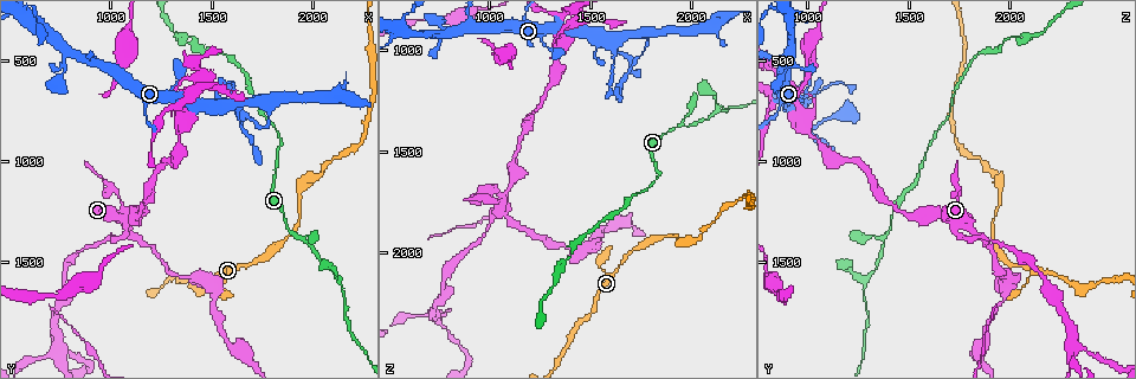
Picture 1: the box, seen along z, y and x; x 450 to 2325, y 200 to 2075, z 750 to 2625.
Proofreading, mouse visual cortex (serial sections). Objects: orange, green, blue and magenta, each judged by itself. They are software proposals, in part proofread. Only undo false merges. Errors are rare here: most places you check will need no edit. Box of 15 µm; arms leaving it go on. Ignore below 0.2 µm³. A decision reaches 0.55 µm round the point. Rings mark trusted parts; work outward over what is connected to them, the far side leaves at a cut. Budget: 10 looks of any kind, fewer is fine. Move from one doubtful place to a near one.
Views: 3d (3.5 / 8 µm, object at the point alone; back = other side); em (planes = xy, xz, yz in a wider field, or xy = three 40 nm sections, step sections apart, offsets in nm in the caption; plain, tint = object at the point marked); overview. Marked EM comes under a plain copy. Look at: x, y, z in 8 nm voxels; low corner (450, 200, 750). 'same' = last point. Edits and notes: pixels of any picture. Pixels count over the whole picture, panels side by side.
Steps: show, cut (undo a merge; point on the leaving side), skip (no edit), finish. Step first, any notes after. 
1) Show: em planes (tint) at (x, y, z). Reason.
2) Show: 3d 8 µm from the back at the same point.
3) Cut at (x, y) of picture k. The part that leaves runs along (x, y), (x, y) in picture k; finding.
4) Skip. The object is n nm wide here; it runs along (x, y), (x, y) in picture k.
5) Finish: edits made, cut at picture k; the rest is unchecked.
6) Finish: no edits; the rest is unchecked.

Show: 3d 3.5 µm from the back at (1970, 1400, 1380). Thin neck.

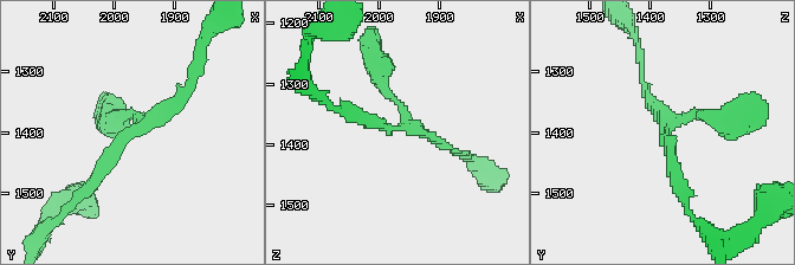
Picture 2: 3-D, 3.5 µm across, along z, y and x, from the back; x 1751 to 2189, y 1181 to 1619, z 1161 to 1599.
Show: em planes (tint) at (1975, 1410, 1375).

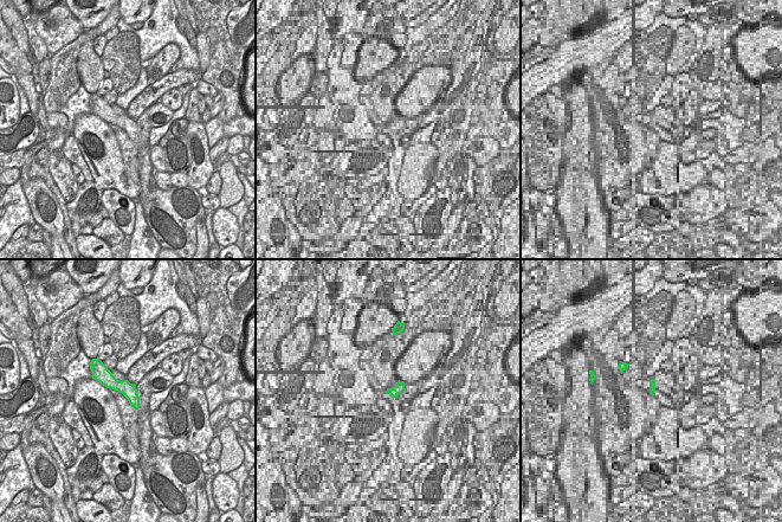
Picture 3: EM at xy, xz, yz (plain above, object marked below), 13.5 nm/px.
Show: em xy step 5 (tint) at the same point. Another direction.

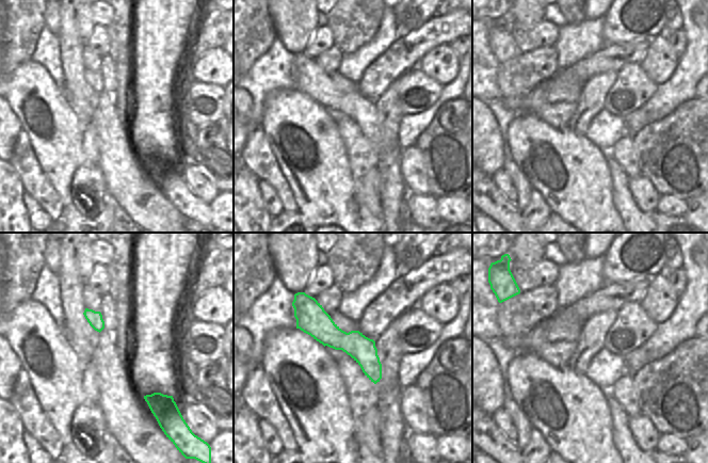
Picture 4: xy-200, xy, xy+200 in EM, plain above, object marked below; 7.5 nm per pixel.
Skip. It runs along (306, 300), (376, 379) in picture 4; all the same cell.

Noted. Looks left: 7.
Show: 3d 3.5 µm at (1760, 1470, 1960). Sudden change in width.

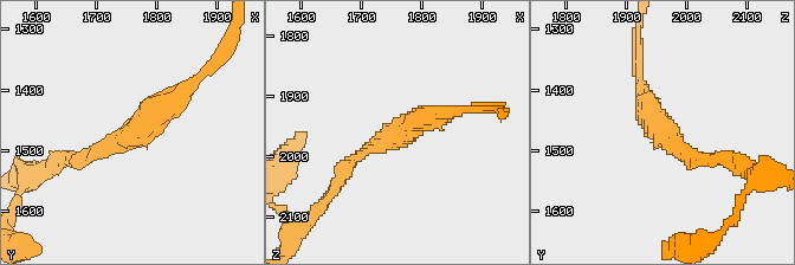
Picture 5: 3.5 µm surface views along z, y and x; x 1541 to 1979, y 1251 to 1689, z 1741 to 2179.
Show: em xy step 1 (tint) at (1755, 1475, 1965). Need the tissue.

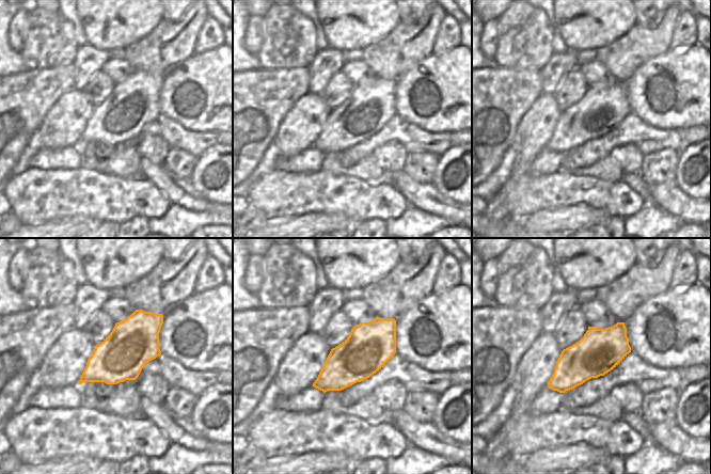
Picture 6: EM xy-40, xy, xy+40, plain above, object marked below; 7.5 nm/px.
Show: em planes (tint) at the same point.

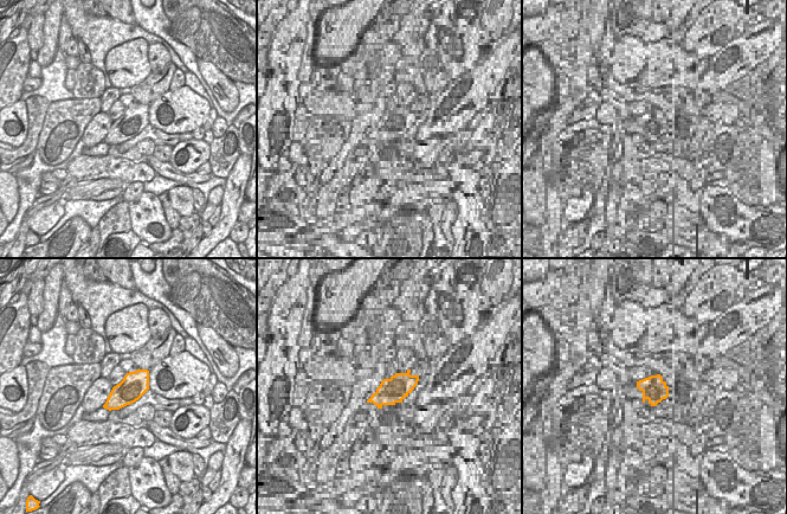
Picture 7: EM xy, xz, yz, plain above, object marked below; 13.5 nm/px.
Skip. The object is 360 nm wide here; it runs along (71, 161), (136, 131), (187, 88) in picture 5; continuous, no second cell.

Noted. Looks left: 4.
Show: 3d 3.5 µm at (1060, 1280, 1700). Abrupt turn.

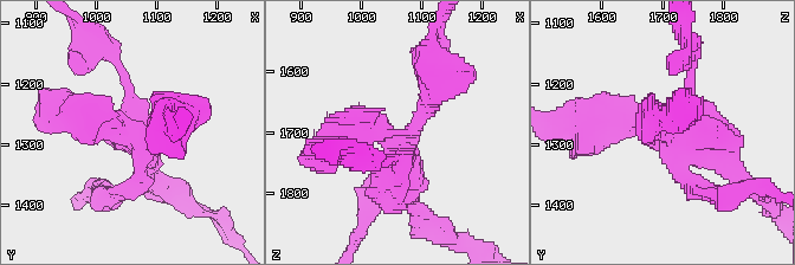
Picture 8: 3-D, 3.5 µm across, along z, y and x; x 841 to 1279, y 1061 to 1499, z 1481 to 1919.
Show: em xy step 3 (tint) at (1065, 1290, 1710). Need the tissue.

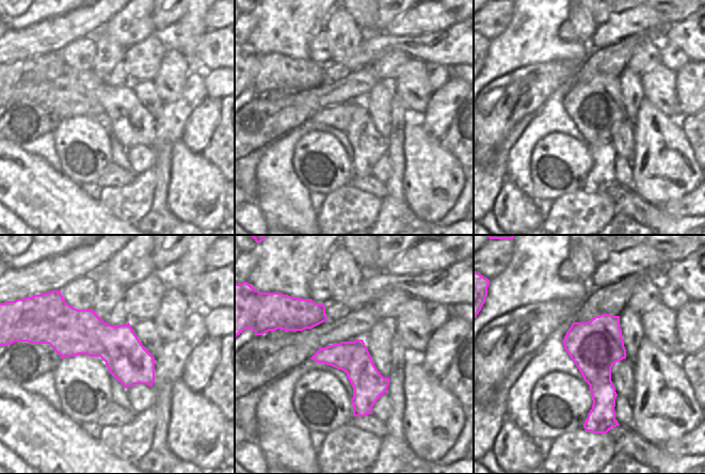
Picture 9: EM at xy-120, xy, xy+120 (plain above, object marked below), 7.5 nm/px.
Skip. The object is 240 nm wide here; it runs along (331, 136), (400, 136), (433, 73) in picture 8; continuous, no second cell.

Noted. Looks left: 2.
Show: 3d 3.5 µm at (1730, 700, 930). Thin arm on a thick one.

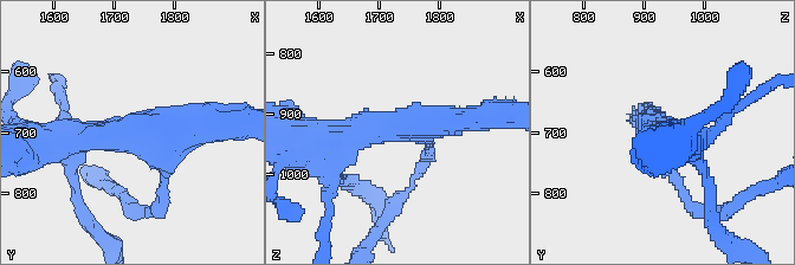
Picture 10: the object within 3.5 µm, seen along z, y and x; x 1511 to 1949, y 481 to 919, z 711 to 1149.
Show: em xy step 5 (tint) at (1735, 690, 920). Need the tissue.

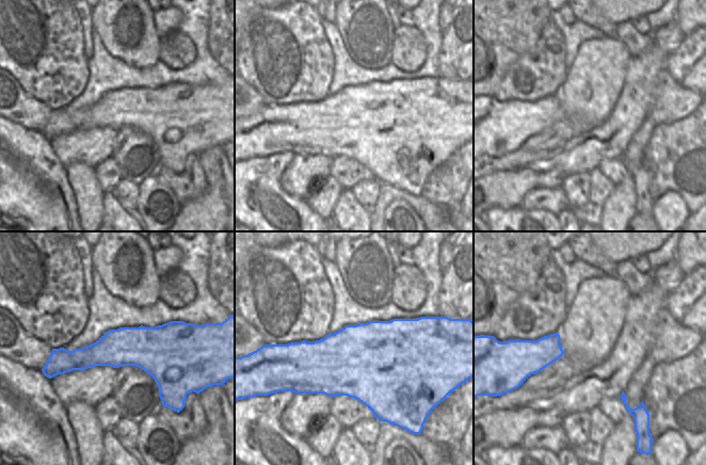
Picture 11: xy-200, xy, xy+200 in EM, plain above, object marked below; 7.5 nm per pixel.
Skip. The arms are 150, 400, 400 nm wide; it runs along (325, 142), (361, 128), (482, 118) in picture 10; continuous, no second cell.

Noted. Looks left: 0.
Finish: no edits; the rest is unchecked.

